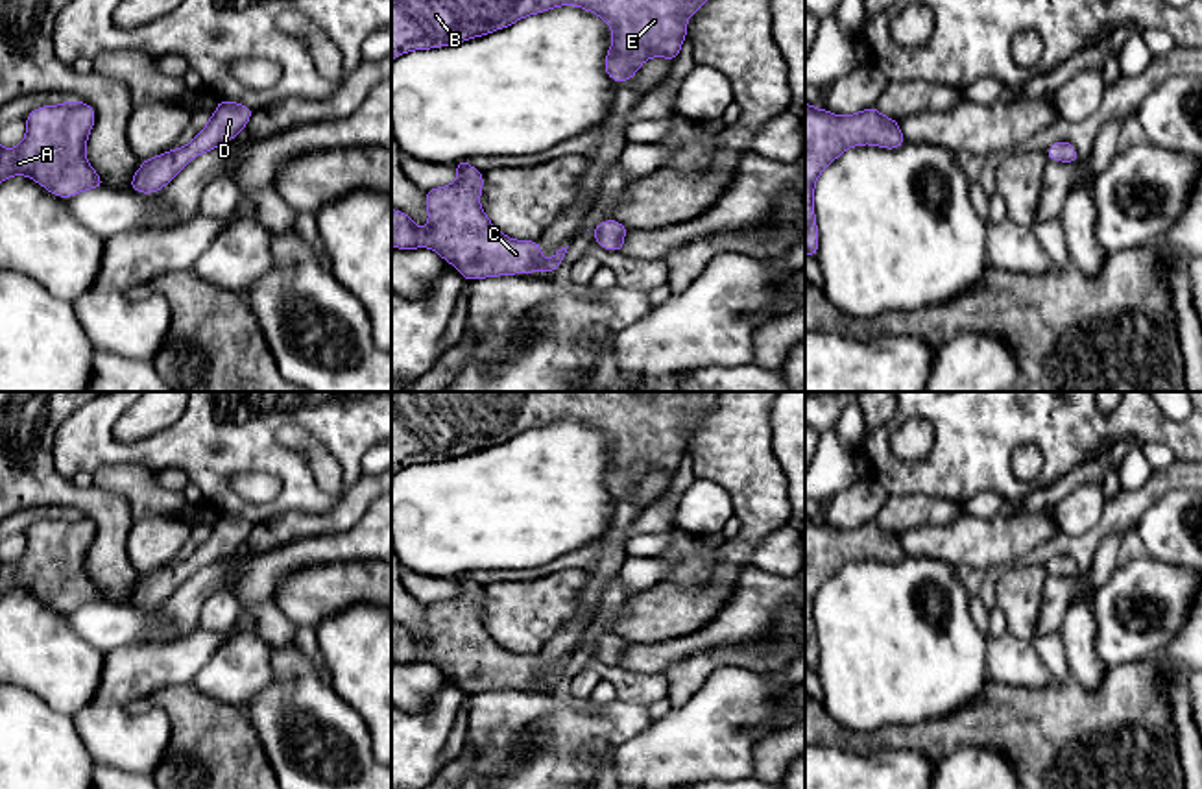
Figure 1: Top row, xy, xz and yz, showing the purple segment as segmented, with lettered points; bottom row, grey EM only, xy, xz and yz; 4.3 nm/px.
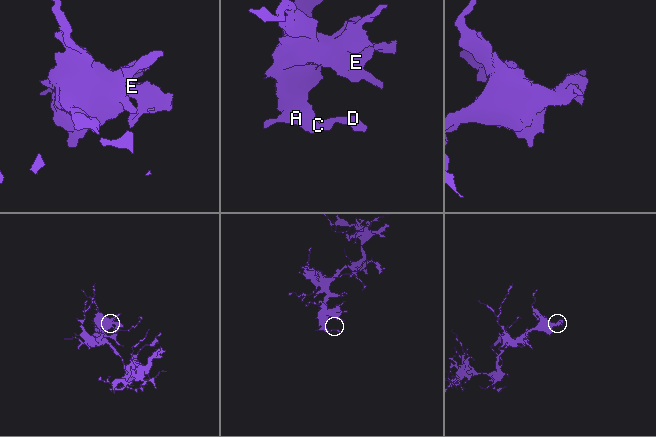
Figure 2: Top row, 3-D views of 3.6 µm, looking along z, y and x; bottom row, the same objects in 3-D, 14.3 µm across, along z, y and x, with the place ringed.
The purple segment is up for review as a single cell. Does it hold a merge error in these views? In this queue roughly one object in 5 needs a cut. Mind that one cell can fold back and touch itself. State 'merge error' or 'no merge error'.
no merge error

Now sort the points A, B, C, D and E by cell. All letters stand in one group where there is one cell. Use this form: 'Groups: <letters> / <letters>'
Groups: A B C D E

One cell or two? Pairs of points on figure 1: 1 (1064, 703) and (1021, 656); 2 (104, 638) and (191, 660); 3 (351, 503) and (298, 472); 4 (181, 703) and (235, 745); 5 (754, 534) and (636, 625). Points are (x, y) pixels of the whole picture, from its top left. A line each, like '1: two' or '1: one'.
1: two
2: two
3: two
4: one
5: one

